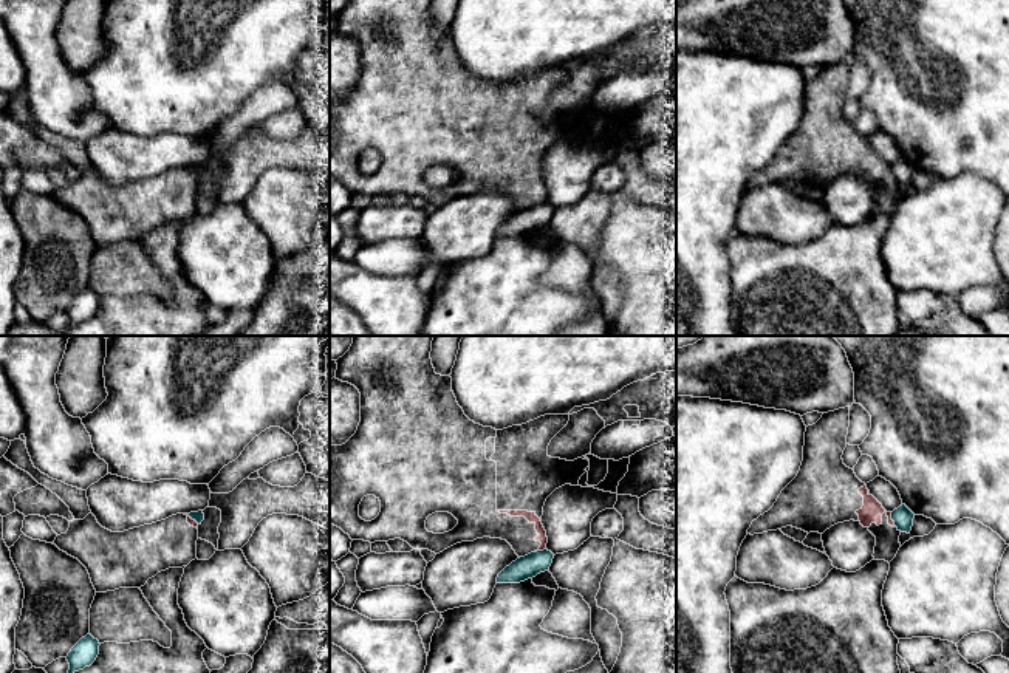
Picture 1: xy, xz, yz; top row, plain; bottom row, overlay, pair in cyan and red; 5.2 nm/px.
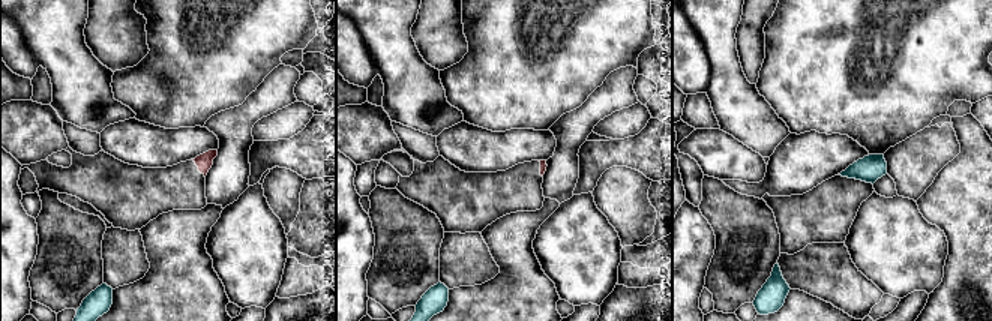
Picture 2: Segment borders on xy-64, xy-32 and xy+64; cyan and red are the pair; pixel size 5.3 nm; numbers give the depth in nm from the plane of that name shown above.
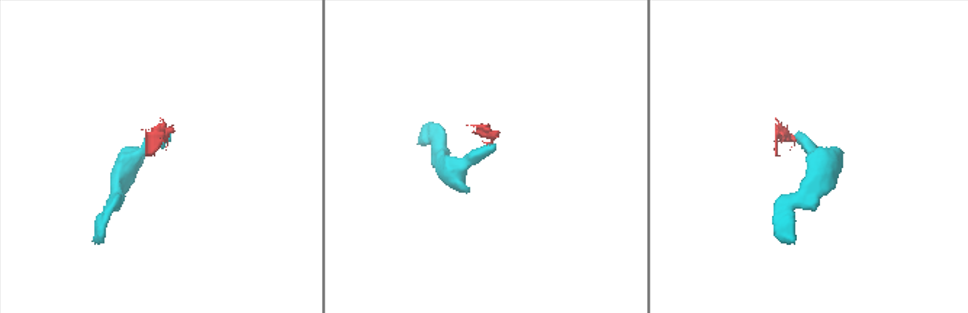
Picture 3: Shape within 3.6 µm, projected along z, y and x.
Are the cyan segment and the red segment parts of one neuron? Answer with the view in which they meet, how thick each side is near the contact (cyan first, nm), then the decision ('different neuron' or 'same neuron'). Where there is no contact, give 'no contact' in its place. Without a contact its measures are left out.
yz | 110/120 nm | different neuron

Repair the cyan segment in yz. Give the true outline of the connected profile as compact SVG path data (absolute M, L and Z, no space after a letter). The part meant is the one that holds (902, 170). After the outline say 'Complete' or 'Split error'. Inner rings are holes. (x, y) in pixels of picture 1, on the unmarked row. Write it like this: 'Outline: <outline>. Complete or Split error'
Outline: M905 158L899 159L891 166L891 173L894 175L898 184L901 186L910 187L913 179L913 172L915 167Z. Complete

